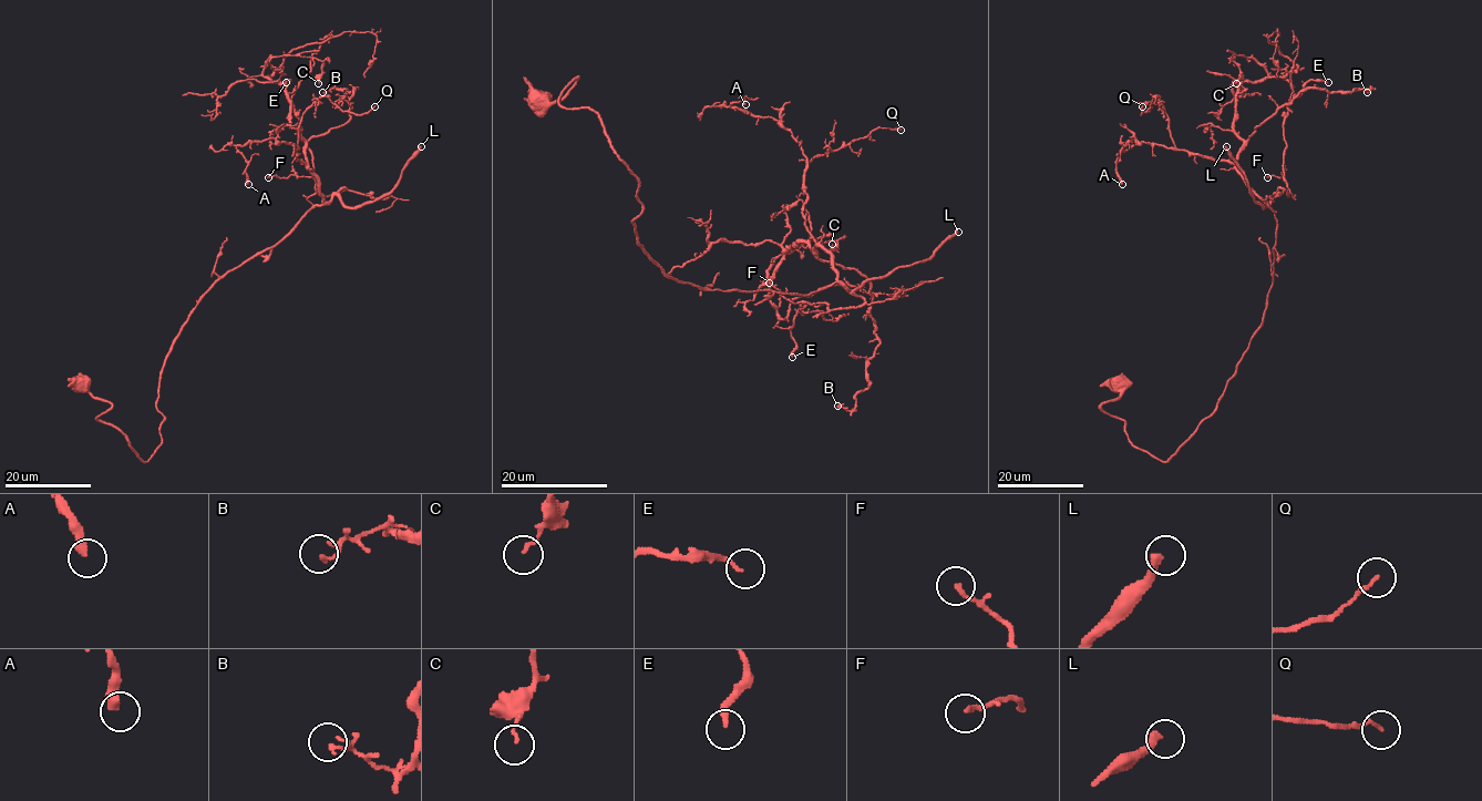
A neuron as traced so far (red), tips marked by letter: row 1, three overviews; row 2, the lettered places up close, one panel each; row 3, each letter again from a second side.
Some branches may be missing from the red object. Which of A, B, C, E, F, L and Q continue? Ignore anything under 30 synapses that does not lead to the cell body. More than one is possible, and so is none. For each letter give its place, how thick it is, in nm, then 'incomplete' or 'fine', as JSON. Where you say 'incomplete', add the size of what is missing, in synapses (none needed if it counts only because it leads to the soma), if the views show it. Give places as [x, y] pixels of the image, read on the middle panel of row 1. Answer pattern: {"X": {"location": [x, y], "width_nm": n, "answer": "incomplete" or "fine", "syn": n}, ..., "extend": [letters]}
{"A": {"location": [745, 104], "width_nm": 380, "answer": "fine"}, "B": {"location": [837, 406], "width_nm": 80, "answer": "fine"}, "C": {"location": [832, 244], "width_nm": 110, "answer": "fine"}, "E": {"location": [792, 357], "width_nm": 190, "answer": "fine"}, "F": {"location": [769, 283], "width_nm": 160, "answer": "fine"}, "L": {"location": [958, 232], "width_nm": 320, "answer": "incomplete", "syn": 250}, "Q": {"location": [901, 130], "width_nm": 140, "answer": "fine"}, "extend": ["L"]}

